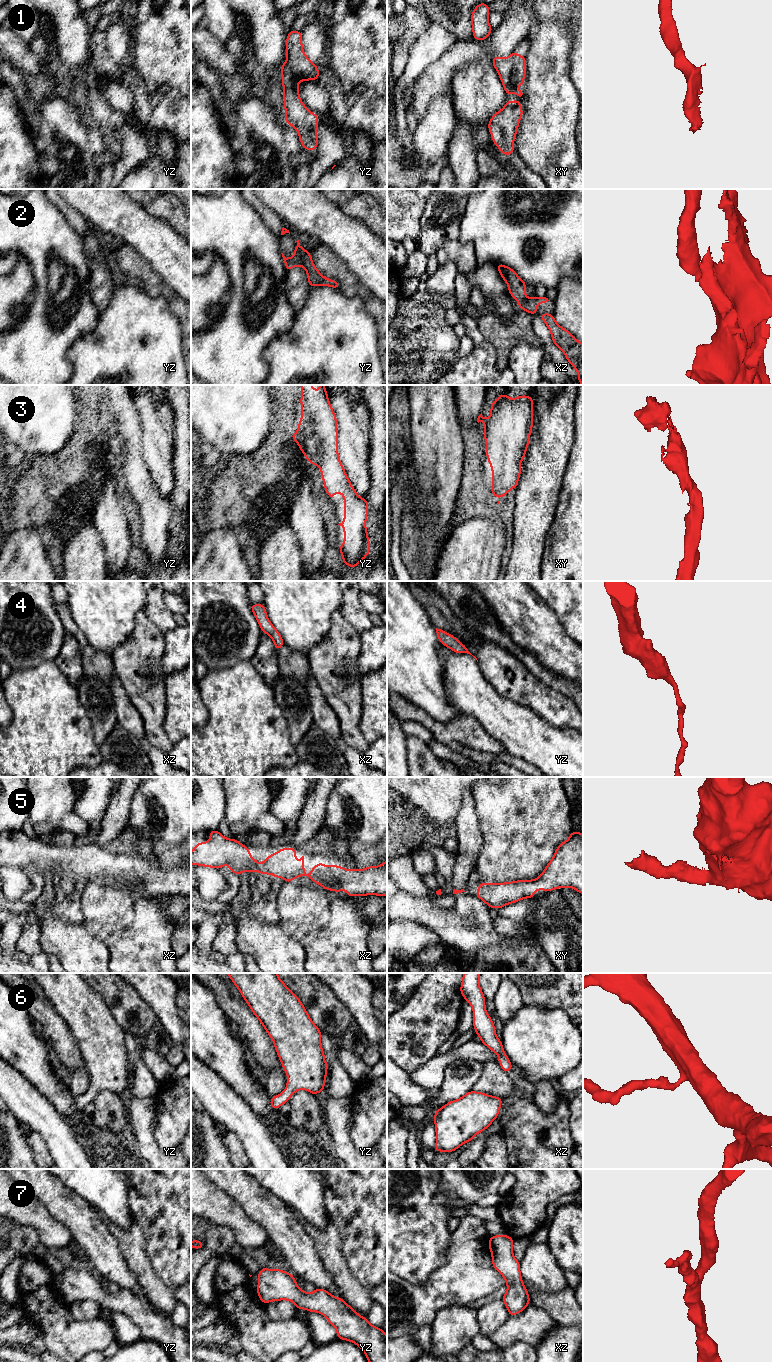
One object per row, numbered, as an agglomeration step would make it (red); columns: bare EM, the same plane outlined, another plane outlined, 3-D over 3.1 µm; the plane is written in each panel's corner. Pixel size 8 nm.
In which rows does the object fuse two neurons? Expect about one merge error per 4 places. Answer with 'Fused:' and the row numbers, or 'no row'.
Fused: 2

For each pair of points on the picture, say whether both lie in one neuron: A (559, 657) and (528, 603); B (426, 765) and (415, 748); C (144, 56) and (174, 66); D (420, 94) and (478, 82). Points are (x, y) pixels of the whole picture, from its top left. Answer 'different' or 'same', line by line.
A: same
B: same
C: same
D: different

